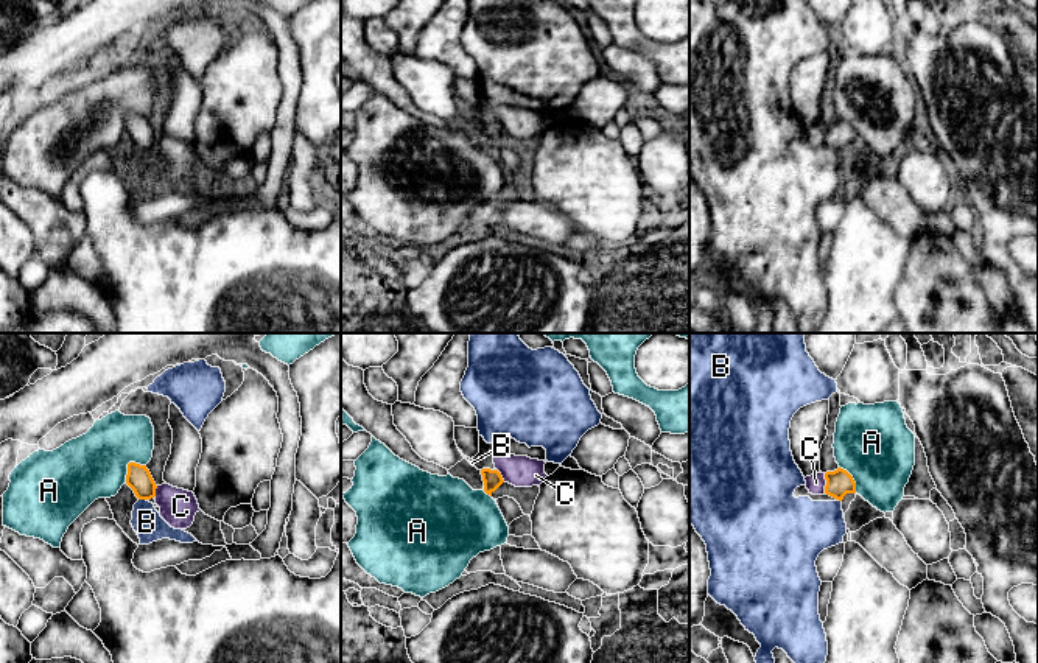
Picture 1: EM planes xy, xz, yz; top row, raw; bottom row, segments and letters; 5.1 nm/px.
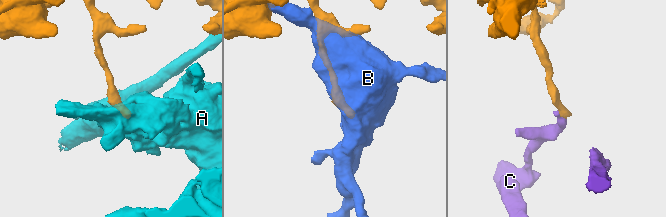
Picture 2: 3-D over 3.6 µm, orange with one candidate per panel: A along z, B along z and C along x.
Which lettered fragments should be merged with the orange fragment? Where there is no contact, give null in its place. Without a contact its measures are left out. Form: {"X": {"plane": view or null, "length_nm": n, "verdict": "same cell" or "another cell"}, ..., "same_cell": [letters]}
{"A": {"plane": "xy", "length_nm": 140, "verdict": "another cell"}, "B": {"plane": "xy", "length_nm": 40, "verdict": "another cell"}, "C": {"plane": "yz", "length_nm": 100, "verdict": "another cell"}, "same_cell": []}

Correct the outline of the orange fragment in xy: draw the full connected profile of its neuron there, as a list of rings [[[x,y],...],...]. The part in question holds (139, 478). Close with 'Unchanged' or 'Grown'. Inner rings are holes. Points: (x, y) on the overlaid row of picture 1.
[[[129,462],[126,484],[134,490],[139,500],[151,500],[156,496],[157,486],[146,465]]]. Unchanged

